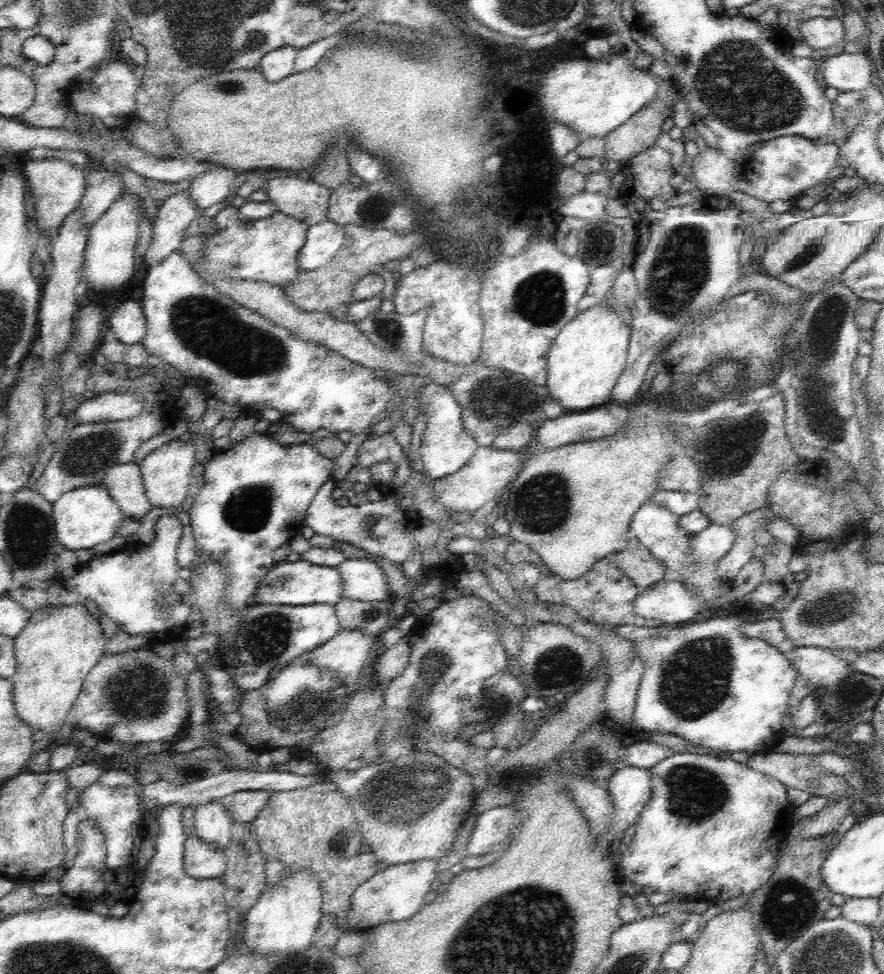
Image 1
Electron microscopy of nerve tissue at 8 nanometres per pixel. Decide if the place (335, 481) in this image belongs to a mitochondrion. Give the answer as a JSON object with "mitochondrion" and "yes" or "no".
{"mitochondrion":"no"}

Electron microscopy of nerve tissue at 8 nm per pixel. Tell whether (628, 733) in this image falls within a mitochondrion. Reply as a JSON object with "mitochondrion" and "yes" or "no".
{"mitochondrion":"no"}

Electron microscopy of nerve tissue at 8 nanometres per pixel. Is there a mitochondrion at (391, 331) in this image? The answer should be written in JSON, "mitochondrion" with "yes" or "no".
{"mitochondrion":"yes"}

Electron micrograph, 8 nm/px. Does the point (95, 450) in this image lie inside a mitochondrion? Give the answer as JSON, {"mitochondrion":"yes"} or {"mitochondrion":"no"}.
{"mitochondrion":"yes"}

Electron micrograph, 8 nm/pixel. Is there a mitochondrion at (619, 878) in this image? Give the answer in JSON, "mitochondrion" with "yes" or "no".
{"mitochondrion":"no"}

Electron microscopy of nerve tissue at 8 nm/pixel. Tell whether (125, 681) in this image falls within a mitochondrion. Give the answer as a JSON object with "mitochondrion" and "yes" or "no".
{"mitochondrion":"yes"}

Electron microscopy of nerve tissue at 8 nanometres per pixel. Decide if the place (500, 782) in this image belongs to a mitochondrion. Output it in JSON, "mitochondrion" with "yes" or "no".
{"mitochondrion":"yes"}

